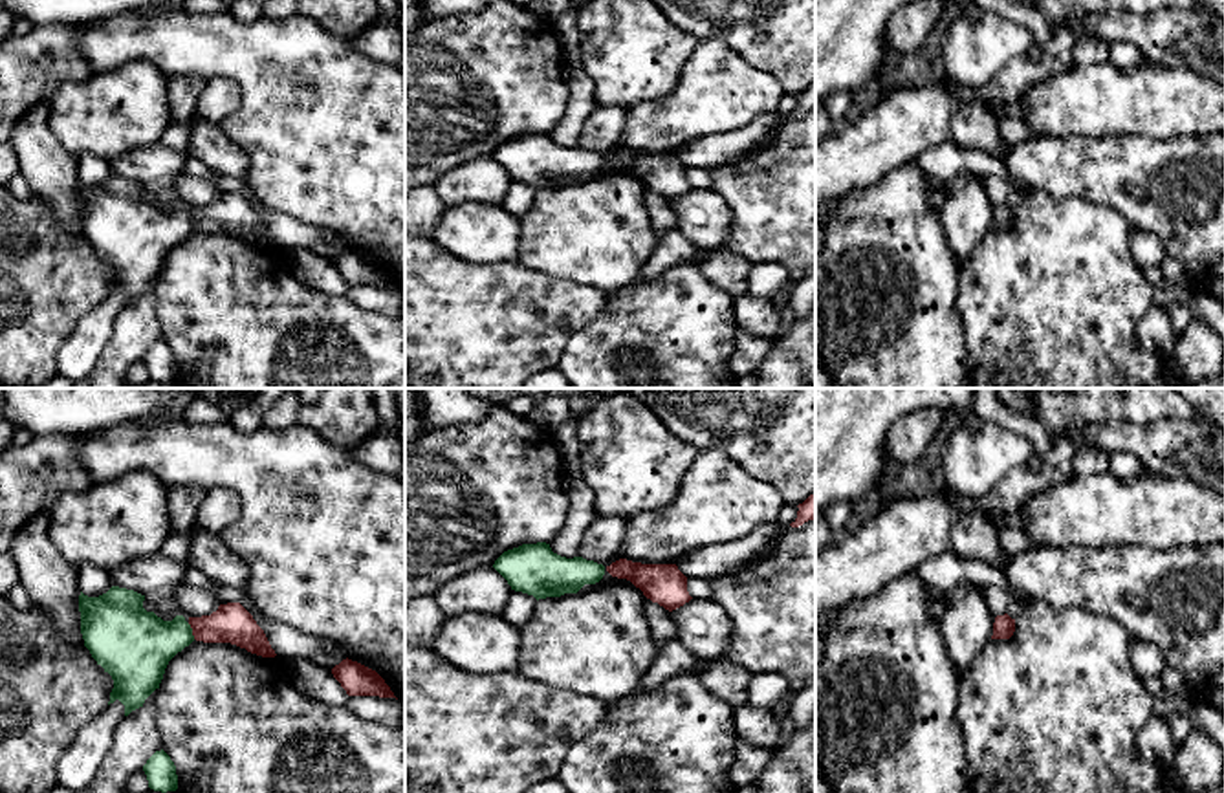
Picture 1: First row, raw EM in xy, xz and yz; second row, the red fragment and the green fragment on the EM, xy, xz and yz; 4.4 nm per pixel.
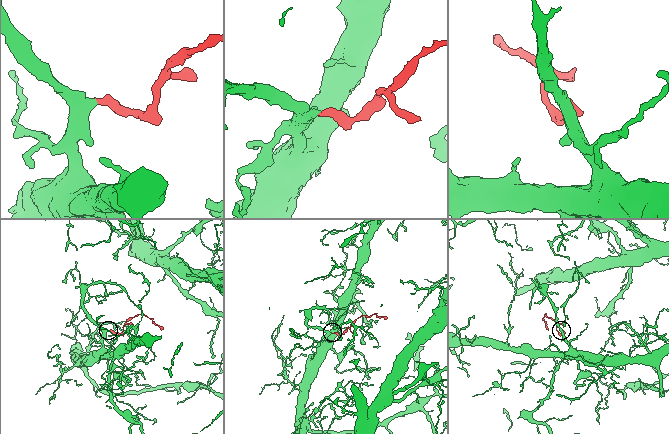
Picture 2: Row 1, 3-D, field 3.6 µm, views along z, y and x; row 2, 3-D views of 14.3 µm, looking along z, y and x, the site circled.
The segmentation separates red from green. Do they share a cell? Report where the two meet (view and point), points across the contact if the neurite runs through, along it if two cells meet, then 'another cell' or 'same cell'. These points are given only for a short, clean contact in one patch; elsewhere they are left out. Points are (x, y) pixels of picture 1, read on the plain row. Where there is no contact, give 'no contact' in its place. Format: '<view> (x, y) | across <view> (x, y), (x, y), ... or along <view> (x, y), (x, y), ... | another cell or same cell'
xy (193, 220) | across xy (231, 213), (193, 220), (138, 235) | same cell

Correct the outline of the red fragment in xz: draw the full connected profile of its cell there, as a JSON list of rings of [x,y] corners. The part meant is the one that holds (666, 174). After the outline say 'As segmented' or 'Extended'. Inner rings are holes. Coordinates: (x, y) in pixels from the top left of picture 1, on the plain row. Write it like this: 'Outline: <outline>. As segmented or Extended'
Outline: [[[619,148],[607,156],[607,161],[612,167],[630,170],[647,189],[669,201],[693,189],[687,181],[687,167],[676,154],[641,154]]]. As segmented

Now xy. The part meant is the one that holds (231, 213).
Outline: [[[112,176],[99,187],[81,181],[81,223],[92,247],[114,269],[110,293],[119,289],[125,306],[143,297],[159,278],[169,251],[194,229],[231,233],[262,247],[275,247],[264,220],[240,192],[220,194],[202,207],[163,211],[143,198],[145,185]]]. Extended

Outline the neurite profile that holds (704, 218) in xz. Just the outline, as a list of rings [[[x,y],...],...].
[[[691,189],[671,205],[678,231],[698,249],[713,253],[727,240],[733,214],[713,189]]]

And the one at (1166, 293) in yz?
[[[1164,280],[1153,288],[1153,304],[1167,311],[1173,304],[1187,300],[1189,293],[1189,289]]]

